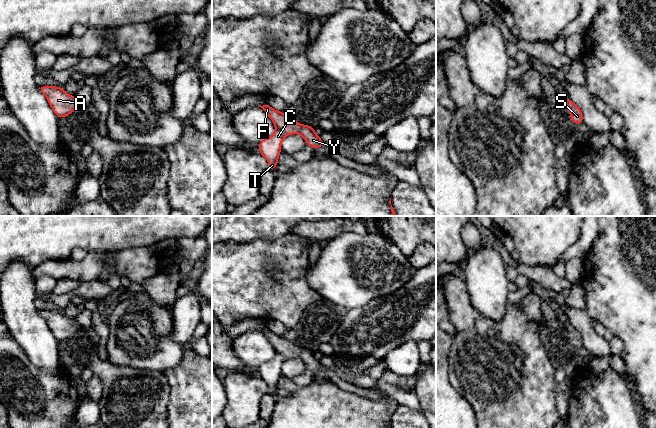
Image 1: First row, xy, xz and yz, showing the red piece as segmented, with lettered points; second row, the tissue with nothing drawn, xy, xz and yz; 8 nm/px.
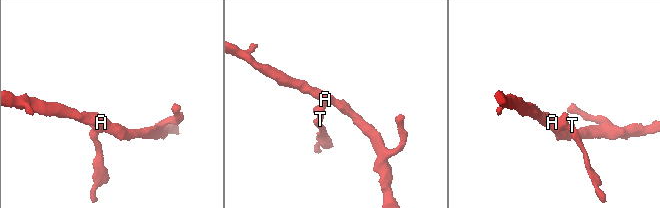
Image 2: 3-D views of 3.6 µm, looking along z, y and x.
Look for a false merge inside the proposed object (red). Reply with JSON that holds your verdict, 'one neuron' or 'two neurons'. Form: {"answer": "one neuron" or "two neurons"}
{"answer": "one neuron"}

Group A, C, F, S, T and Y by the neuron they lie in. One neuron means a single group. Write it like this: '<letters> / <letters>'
A C F S T Y

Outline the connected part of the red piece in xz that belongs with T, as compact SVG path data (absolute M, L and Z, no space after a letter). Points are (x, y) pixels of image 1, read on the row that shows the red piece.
M269 105L261 107L275 124L275 132L269 138L259 142L259 153L269 161L268 170L273 171L278 162L282 140L291 134L298 133L312 148L325 147L313 126L302 125L282 112L276 111Z

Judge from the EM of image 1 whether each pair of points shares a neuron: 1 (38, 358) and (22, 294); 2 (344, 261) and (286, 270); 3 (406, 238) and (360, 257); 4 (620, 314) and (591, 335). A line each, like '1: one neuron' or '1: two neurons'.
1: one neuron
2: two neurons
3: two neurons
4: two neurons

